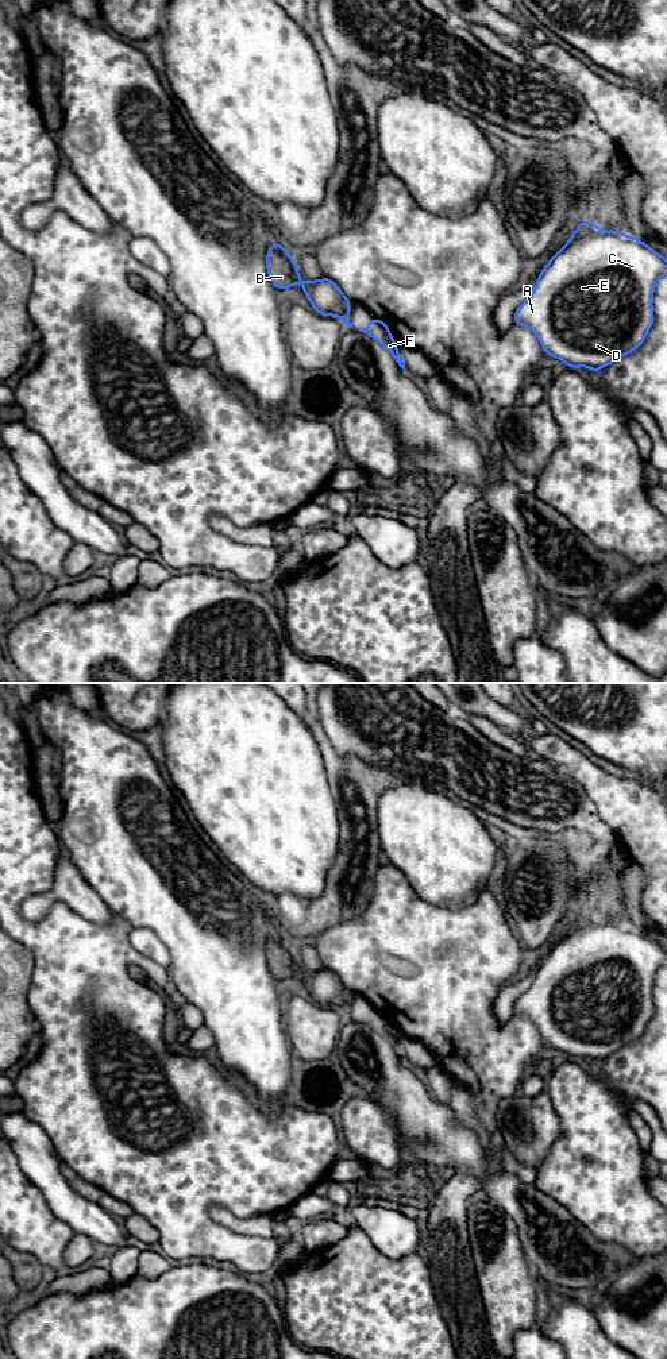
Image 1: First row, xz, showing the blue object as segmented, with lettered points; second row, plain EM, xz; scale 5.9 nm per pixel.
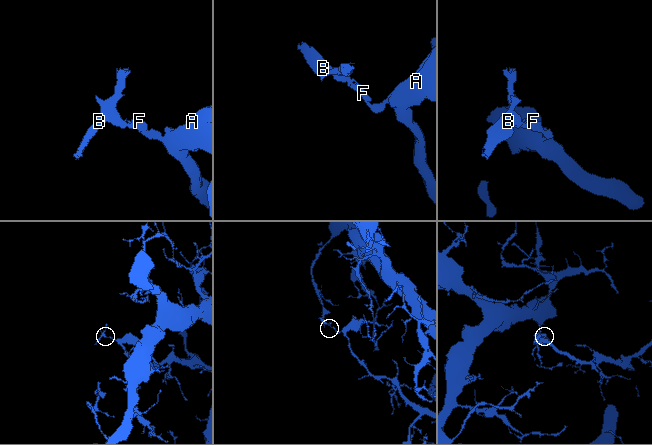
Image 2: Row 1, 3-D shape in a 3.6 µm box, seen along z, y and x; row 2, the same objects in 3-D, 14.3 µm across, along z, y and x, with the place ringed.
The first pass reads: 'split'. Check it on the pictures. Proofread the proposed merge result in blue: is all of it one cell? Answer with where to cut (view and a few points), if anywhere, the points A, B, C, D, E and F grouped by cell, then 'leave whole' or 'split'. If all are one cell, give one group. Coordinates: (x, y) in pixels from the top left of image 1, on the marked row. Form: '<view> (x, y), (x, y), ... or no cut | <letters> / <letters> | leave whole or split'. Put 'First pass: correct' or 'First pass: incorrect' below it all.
xz (349, 300), (343, 319) | A C D E F / B | split
First pass: correct

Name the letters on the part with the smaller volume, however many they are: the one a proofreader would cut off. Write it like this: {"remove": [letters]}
{"remove": ["B"]}

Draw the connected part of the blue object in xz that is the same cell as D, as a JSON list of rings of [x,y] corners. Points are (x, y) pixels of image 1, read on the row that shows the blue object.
[[[583,219],[567,244],[543,267],[532,294],[516,309],[514,323],[529,328],[548,356],[574,368],[586,366],[595,372],[644,343],[655,318],[655,283],[666,274],[667,259],[644,242],[618,231],[601,231],[598,225]]]

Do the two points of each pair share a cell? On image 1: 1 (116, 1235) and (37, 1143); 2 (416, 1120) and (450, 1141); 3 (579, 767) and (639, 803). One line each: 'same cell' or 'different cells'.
1: same cell
2: same cell
3: same cell

